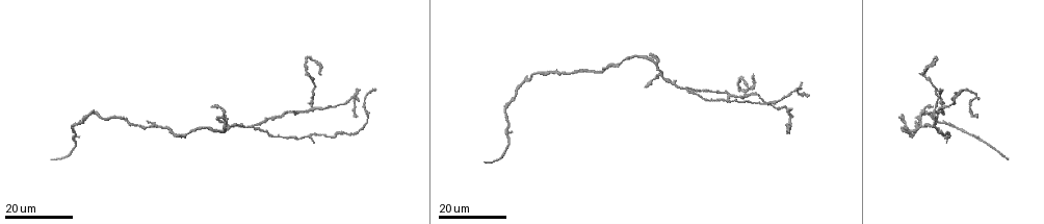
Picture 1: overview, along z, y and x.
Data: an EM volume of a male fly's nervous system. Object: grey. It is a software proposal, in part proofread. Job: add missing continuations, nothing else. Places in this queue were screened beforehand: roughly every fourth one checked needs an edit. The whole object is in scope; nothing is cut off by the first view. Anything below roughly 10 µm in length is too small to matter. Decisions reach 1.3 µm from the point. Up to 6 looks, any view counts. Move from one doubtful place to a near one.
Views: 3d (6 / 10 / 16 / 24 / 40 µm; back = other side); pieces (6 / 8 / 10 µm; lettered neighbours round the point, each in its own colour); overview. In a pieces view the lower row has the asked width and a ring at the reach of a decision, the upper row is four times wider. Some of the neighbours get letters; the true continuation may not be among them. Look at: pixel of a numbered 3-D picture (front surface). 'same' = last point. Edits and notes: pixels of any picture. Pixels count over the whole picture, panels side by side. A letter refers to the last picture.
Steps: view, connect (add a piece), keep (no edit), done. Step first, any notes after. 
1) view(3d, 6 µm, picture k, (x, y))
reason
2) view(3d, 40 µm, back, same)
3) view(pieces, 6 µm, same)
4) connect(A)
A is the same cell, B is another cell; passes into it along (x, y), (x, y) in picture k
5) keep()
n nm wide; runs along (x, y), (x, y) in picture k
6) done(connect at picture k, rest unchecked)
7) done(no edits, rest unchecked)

view(3d, 24 µm, picture 1, (927, 114))
an open end

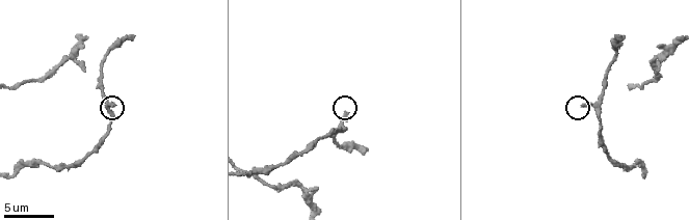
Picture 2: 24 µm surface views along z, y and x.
view(pieces, 8 µm, picture 2, (345, 113))

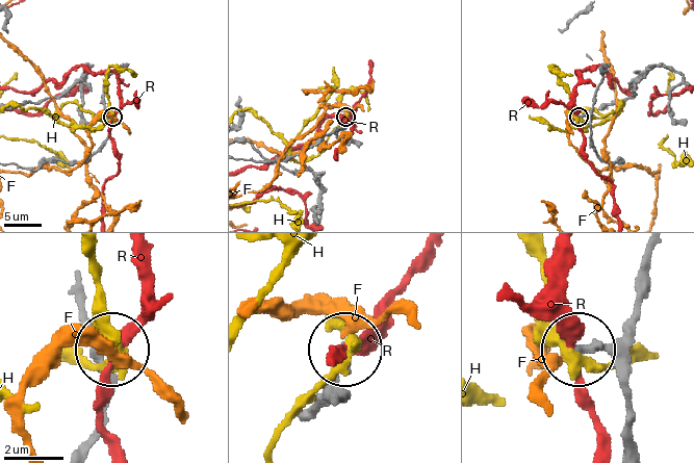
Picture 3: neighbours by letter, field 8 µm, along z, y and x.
keep()
F, H and R are other cells; no lettered piece goes on from it

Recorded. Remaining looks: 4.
view(3d, 10 µm, picture 2, (366, 150))
long arm stops here

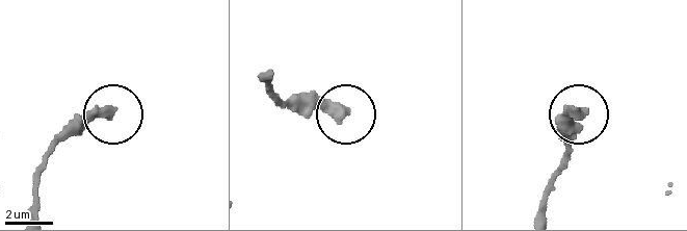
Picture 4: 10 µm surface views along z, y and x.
view(pieces, 10 µm, picture 4, (345, 112))

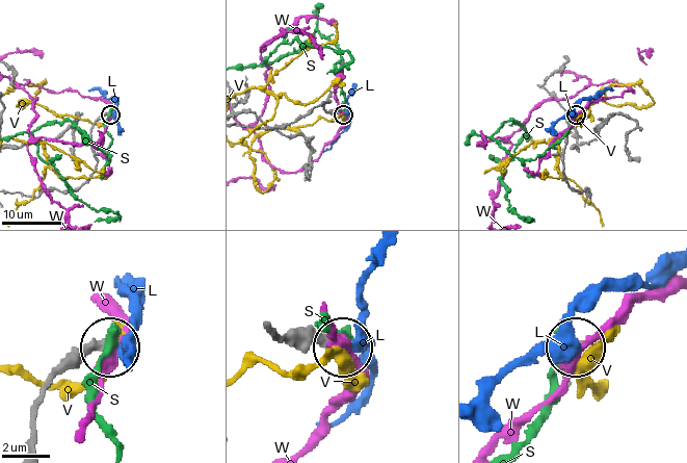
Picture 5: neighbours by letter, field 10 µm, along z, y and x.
keep()
L, S, V and W are other cells; runs along (32, 444), (32, 420), (50, 384), (91, 353), (108, 349) in picture 5; no lettered piece goes on from it

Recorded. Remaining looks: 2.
view(3d, 16 µm, picture 1, (313, 140))
free end

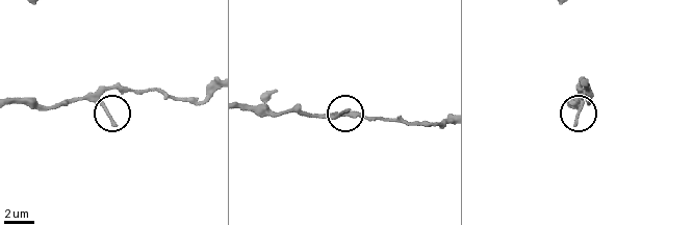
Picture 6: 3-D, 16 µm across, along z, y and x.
view(pieces, 10 µm, picture 6, (115, 125))
what lies round it

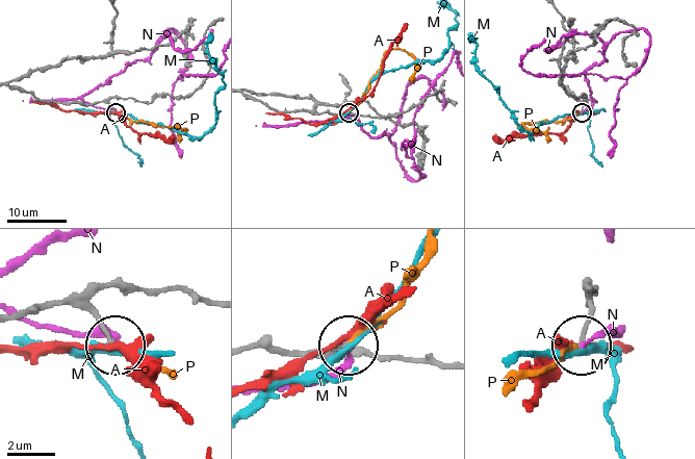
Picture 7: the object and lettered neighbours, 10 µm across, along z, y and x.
connect(P)
P is the same cell, A, M and N are other cells; passes into it along (58, 305), (80, 307), (114, 346), (134, 349), (170, 371) in picture 7; it goes on there

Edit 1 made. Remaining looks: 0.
done(connect at picture 7, rest unchecked)

